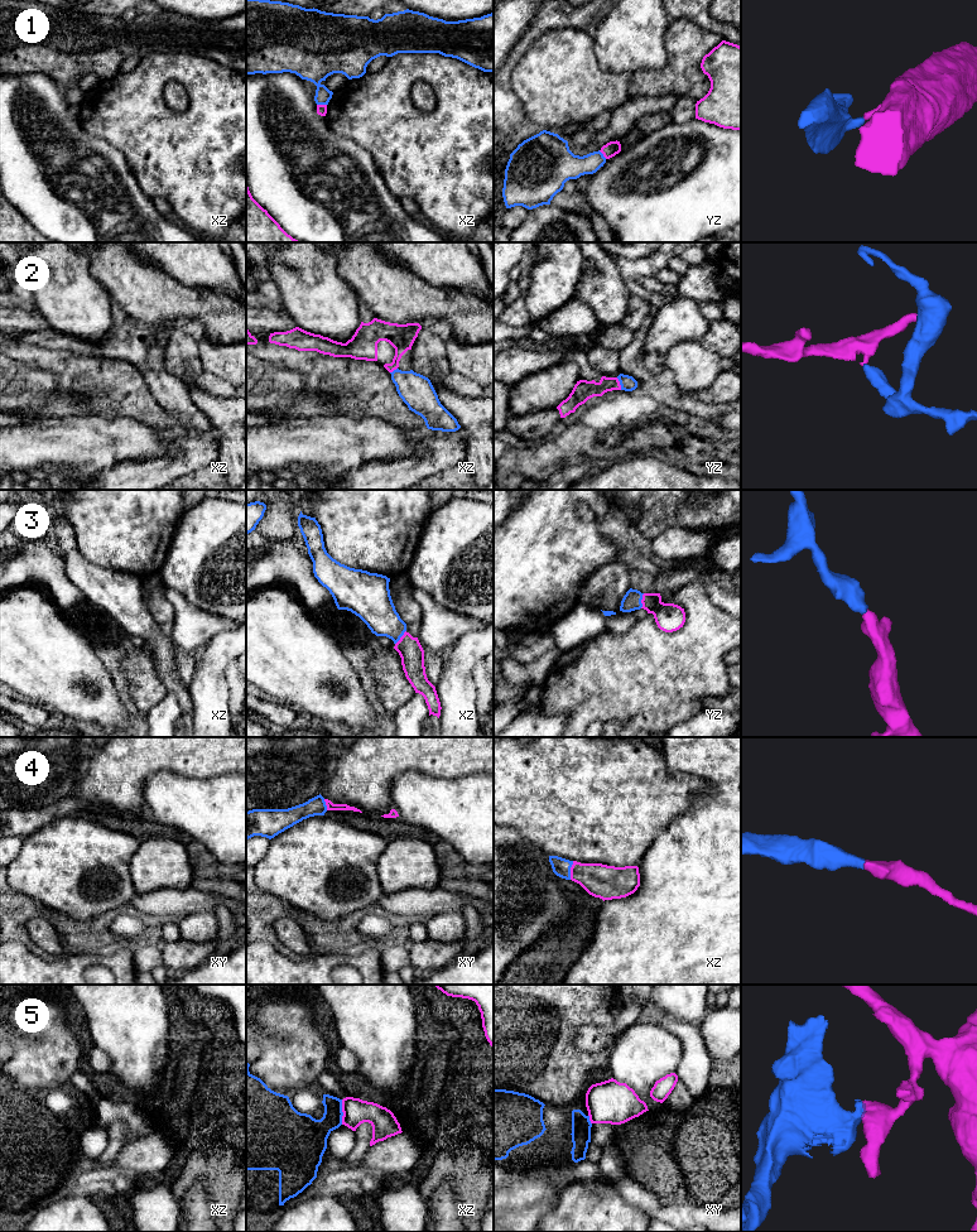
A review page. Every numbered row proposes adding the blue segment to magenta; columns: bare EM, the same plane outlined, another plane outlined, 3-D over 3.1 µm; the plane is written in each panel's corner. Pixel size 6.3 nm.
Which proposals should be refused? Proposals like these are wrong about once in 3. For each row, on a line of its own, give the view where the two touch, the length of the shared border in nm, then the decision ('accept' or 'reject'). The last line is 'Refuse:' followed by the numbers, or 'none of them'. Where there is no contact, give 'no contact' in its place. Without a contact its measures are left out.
1: xz | 60 nm | reject
2: yz | 90 nm | accept
3: yz | 100 nm | accept
4: xz | 120 nm | accept
5: xz | 160 nm | reject
Refuse: 1, 5

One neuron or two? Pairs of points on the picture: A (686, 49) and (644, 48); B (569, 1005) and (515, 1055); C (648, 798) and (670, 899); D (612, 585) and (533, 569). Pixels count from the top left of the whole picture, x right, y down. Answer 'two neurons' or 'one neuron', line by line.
A: two neurons
B: one neuron
C: two neurons
D: two neurons

